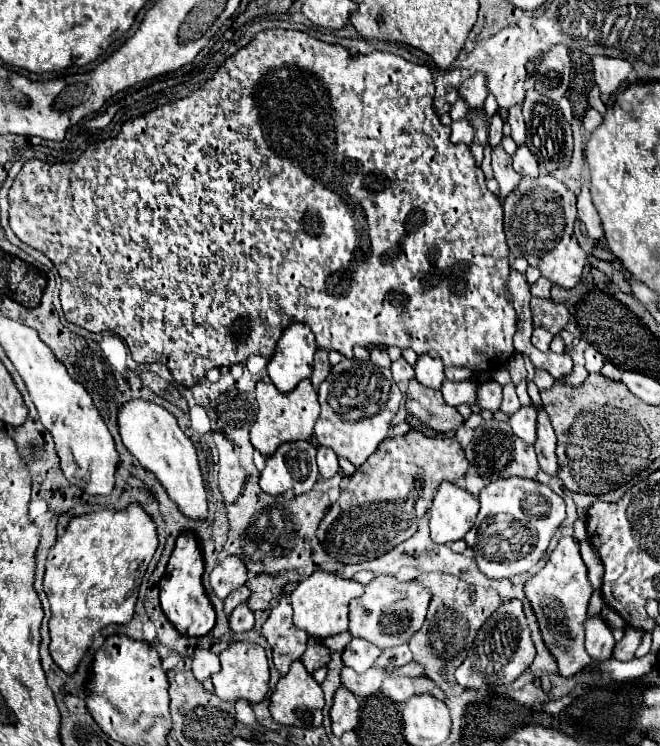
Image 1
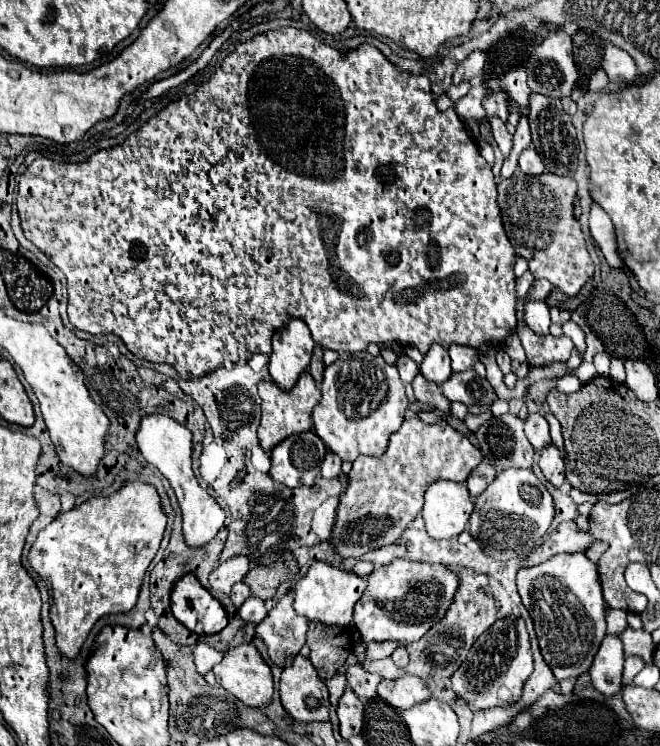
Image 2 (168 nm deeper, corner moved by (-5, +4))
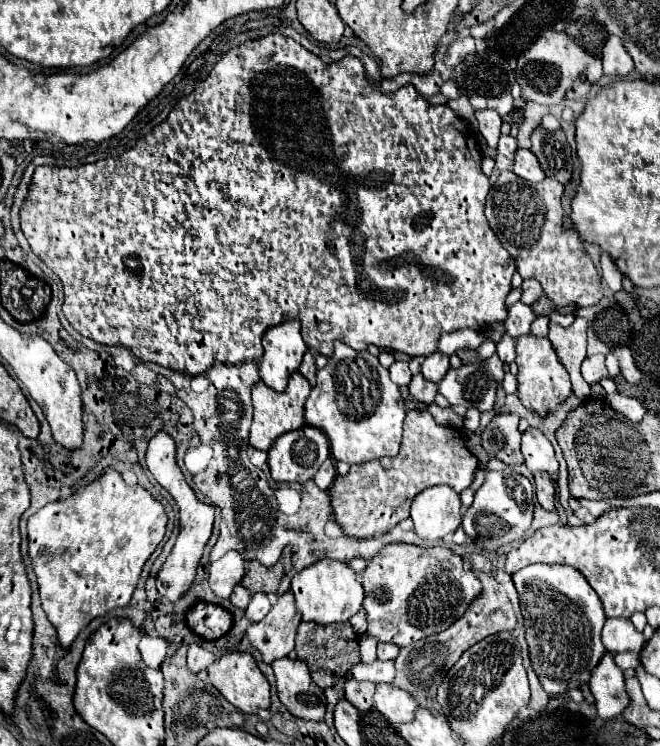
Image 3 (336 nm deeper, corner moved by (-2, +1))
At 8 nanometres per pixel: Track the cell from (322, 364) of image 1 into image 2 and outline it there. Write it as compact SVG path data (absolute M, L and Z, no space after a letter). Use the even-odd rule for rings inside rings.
M314 346L308 372L312 374L312 378L316 380L316 384L322 382L322 370L324 370L324 364L322 364L322 348L320 348L320 346Z

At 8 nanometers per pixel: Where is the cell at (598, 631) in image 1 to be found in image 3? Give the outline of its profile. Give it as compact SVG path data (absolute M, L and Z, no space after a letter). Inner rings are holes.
M605 653L595 671L591 671L589 689L595 697L599 719L603 721L615 719L623 711L623 707L627 707L623 671L617 667L613 653Z

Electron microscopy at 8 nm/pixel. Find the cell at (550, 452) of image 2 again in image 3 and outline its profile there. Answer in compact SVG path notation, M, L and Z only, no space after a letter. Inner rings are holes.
M539 471L533 475L535 477L535 497L537 501L545 507L545 509L555 509L553 505L553 495L555 495L555 487L551 477L545 471Z

